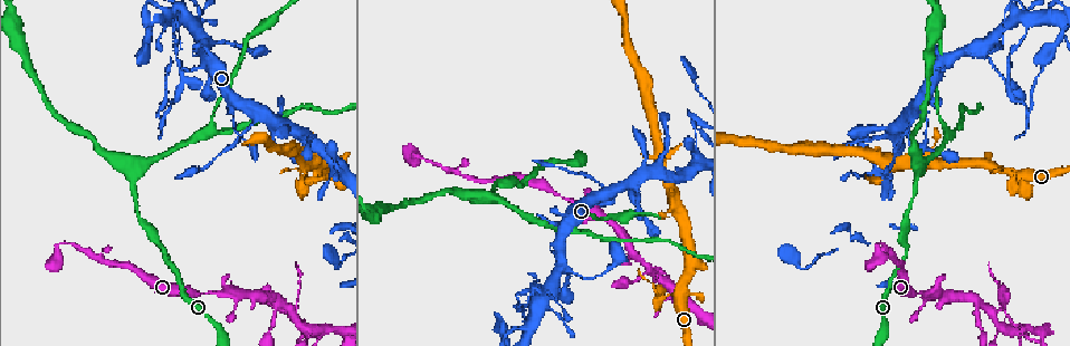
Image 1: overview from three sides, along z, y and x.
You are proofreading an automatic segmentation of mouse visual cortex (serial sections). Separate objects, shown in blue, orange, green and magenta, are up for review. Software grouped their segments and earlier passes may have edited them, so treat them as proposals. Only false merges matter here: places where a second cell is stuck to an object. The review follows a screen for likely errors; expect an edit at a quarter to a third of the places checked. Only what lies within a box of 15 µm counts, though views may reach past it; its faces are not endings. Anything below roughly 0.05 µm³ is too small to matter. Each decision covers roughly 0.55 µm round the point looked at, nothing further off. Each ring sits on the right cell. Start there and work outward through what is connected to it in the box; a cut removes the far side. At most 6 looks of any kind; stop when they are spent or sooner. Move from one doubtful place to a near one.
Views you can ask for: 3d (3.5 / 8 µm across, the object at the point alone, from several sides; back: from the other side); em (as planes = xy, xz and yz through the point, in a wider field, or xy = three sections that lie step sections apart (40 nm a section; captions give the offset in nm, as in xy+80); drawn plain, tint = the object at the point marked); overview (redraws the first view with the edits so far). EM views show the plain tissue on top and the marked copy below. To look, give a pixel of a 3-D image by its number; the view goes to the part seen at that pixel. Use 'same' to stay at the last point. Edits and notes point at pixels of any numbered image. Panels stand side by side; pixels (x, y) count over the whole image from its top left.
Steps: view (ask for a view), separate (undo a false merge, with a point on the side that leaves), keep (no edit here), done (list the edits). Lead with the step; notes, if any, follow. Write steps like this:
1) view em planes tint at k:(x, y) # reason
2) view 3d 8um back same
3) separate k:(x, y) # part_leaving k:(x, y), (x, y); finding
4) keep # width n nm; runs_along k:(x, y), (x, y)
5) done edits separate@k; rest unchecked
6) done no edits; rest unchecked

view 3d 3.5um at 1:(663, 295) # abrupt turn

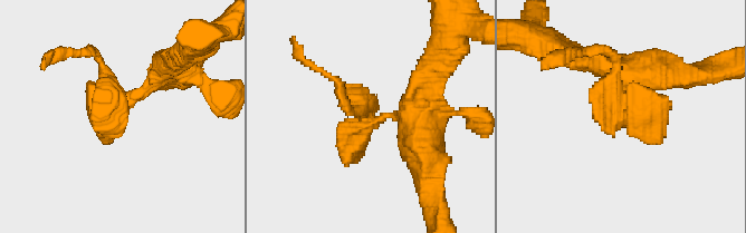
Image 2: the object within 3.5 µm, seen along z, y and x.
view em xy step 3 tint at 2:(370, 121)

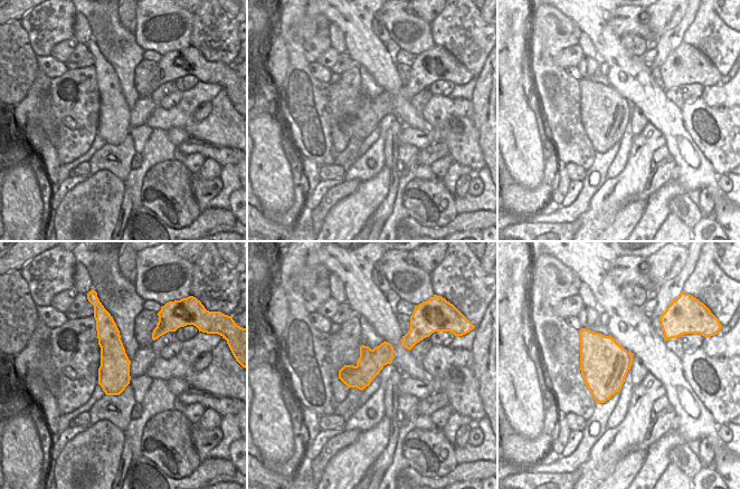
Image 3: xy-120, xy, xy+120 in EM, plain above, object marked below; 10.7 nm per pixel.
keep # runs_along 2:(173, 71), (115, 109), (97, 54); all the same cell

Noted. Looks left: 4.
view 3d 3.5um at 1:(1015, 329) # abrupt turn

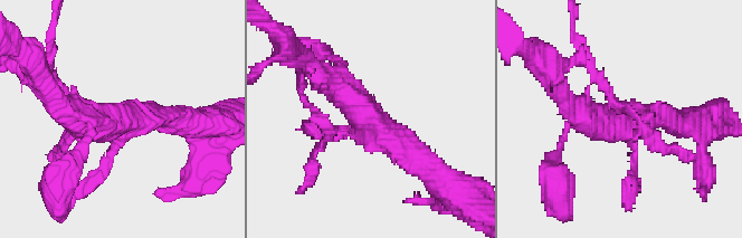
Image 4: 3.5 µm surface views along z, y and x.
view em xy step 3 tint at 4:(363, 114) # arms 4; arm_widths 100, 150, 300, 350 nm; need the tissue

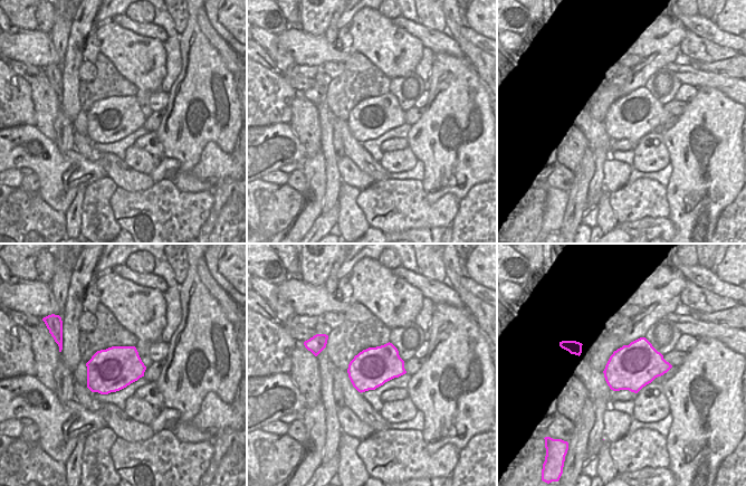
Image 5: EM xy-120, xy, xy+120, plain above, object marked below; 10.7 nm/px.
separate 4:(654, 136) # part_leaving 4:(637, 133), (640, 123), (608, 95), (591, 60); two cells meet here

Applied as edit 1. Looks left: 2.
view 3d 3.5um at 1:(978, 50)

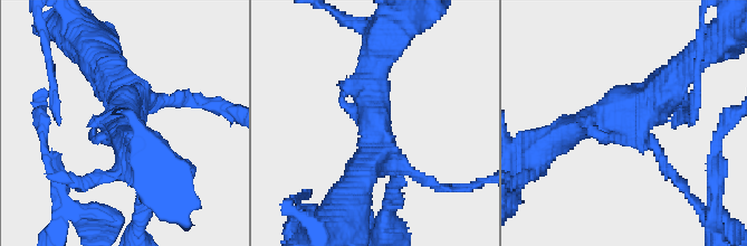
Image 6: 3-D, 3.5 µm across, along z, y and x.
view em xy step 5 tint at 6:(377, 125) # arms 4; arm_widths 150, 200, 400, 450 nm

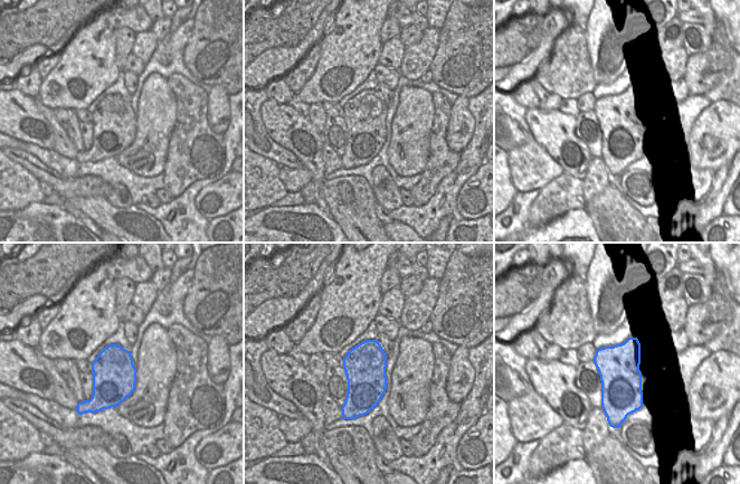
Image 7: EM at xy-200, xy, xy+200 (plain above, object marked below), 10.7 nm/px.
keep # runs_along 6:(557, 138), (651, 104), (680, 69); all the same cell

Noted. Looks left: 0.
done edits separate@4; rest unchecked

